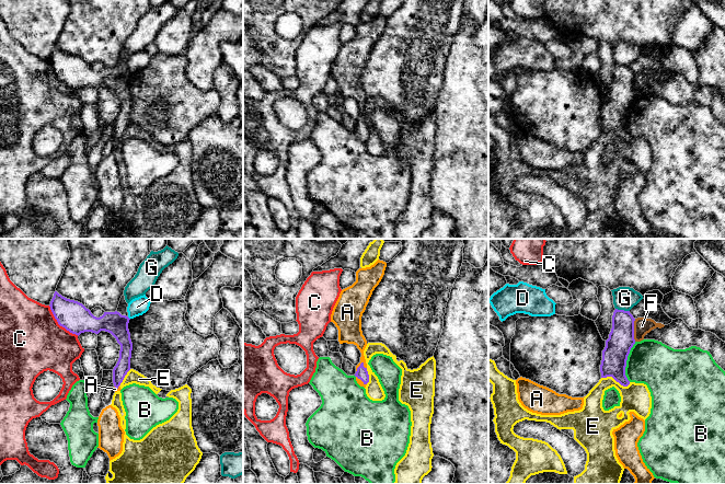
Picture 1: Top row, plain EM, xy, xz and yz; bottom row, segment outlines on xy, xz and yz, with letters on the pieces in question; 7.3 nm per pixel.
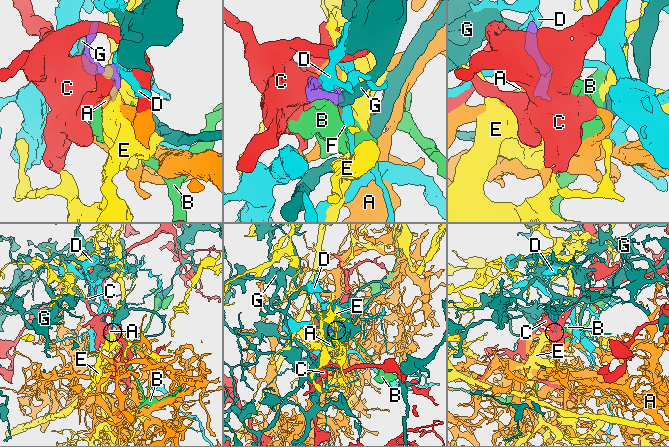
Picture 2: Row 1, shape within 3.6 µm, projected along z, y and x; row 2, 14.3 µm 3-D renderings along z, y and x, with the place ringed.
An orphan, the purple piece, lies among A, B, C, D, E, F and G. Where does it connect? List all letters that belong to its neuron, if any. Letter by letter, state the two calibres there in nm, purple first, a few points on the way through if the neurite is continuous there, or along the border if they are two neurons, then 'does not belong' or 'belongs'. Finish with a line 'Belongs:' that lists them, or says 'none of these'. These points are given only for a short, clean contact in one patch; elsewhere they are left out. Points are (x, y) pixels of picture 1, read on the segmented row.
A: calibres 90 and 140 nm; way xz (361, 372), (358, 367), (361, 344), (352, 334); belongs
B: calibres 190 and 320 nm; border yz (635, 342), (626, 360), (625, 377), (629, 381); does not belong
C: calibres 220 and 460 nm; does not belong
D: calibres 160 and 130 nm; border xy (127, 317), (129, 319); does not belong
E: calibres 190 and 220 nm; border yz (601, 377), (612, 377), (623, 385), (630, 383); does not belong
F: calibres 190 and 130 nm; border yz (635, 319), (634, 341); does not belong
G: calibres 190 and 180 nm; border yz (616, 308), (629, 311); does not belong
Belongs: A

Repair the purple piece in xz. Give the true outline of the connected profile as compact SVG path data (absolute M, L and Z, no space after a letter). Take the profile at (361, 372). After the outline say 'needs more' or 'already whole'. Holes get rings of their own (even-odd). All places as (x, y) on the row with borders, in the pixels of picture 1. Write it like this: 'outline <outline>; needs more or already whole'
outline M378 260L370 267L359 268L356 272L356 281L341 291L331 314L331 322L338 330L340 344L354 344L361 353L355 377L357 383L364 388L369 382L369 374L364 356L367 341L361 331L361 316L372 291L384 275L385 267L387 263Z; needs more

